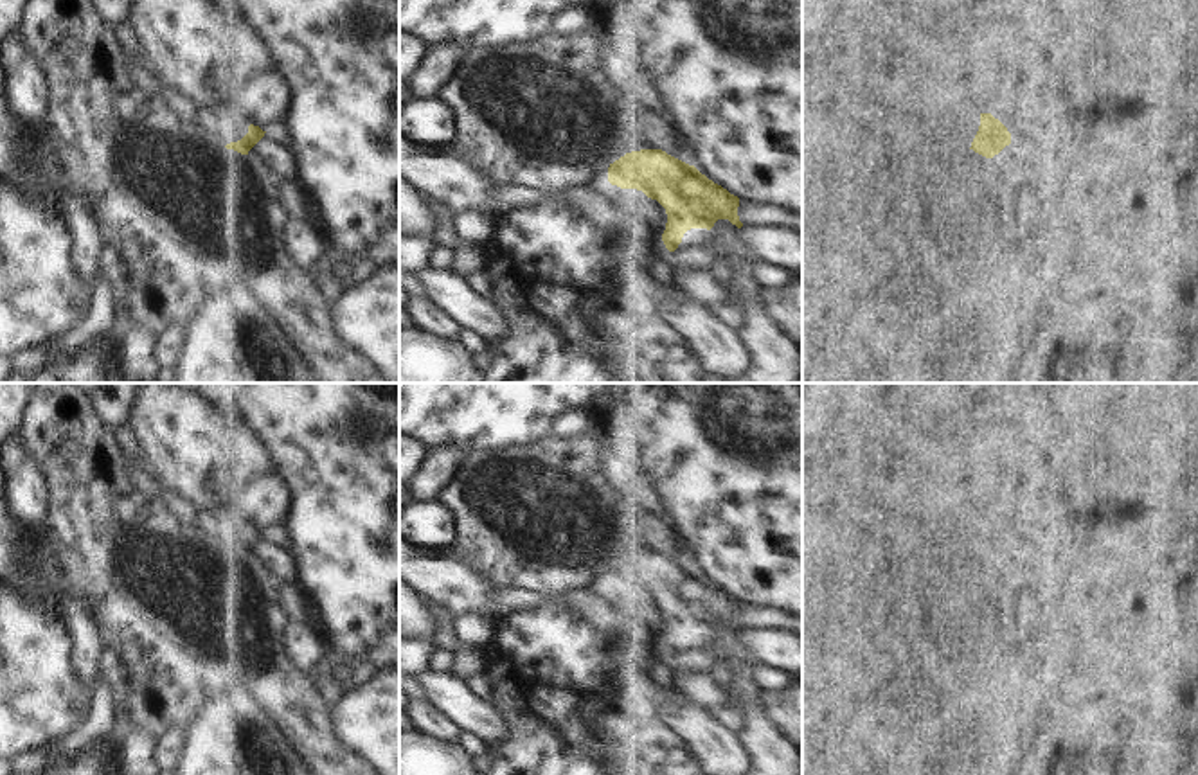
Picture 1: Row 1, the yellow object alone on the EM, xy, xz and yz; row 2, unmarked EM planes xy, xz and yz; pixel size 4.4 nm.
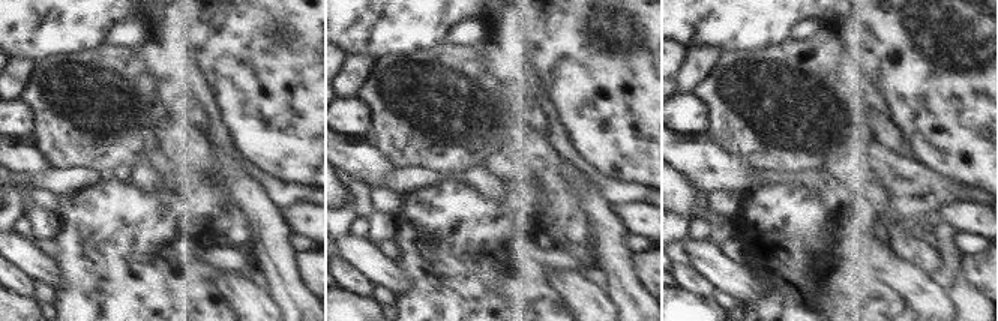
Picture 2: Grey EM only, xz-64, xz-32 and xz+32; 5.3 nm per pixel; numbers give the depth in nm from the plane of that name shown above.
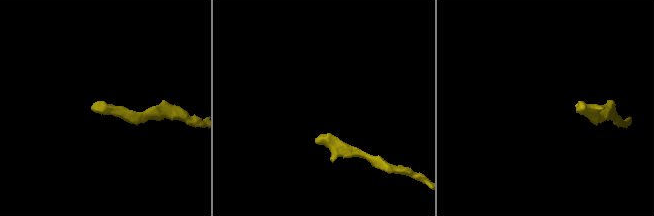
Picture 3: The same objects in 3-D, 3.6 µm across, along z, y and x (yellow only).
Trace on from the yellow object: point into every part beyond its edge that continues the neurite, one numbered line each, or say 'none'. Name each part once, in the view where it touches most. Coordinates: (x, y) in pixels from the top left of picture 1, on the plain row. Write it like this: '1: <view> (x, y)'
1: yz (961, 531).

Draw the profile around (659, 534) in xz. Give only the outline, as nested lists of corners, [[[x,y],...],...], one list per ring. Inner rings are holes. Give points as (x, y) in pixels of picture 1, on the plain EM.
[[[655,512],[655,516],[640,529],[640,534],[644,552],[662,552],[685,566],[694,568],[687,543],[667,516]]]

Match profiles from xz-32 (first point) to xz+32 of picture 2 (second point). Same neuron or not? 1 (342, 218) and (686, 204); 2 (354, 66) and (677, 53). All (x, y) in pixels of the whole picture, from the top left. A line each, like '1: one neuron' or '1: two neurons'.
1: two neurons
2: two neurons

